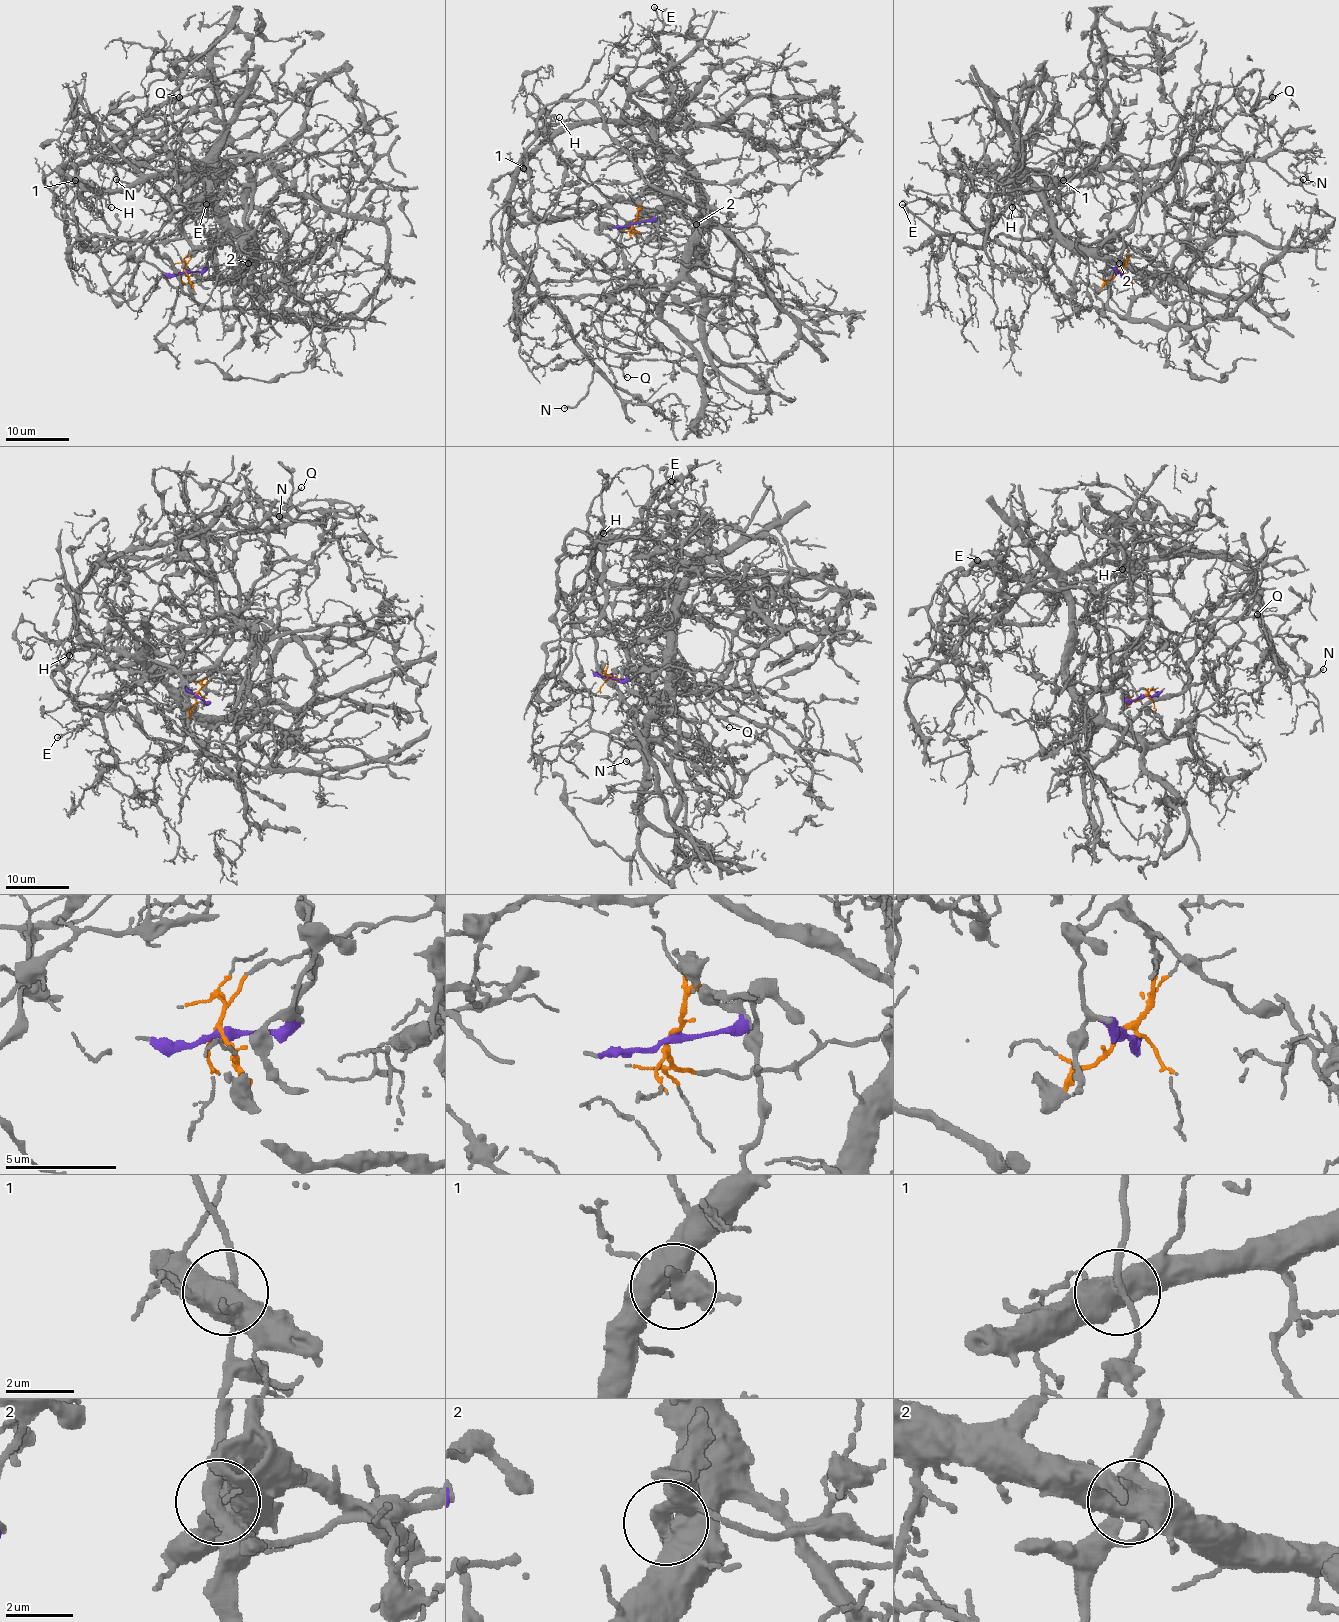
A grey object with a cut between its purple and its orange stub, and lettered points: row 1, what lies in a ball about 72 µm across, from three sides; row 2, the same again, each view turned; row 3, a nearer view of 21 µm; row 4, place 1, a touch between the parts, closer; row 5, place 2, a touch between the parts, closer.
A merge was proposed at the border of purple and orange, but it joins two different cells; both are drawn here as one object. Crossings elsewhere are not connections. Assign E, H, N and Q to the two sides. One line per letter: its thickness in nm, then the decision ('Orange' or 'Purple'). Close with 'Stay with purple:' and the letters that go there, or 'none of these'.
E: Thickness 130 nm. Orange
H: Thickness 120 nm. Orange
N: Thickness 260 nm. Orange
Q: Thickness 180 nm. Purple
Stay with purple: Q

